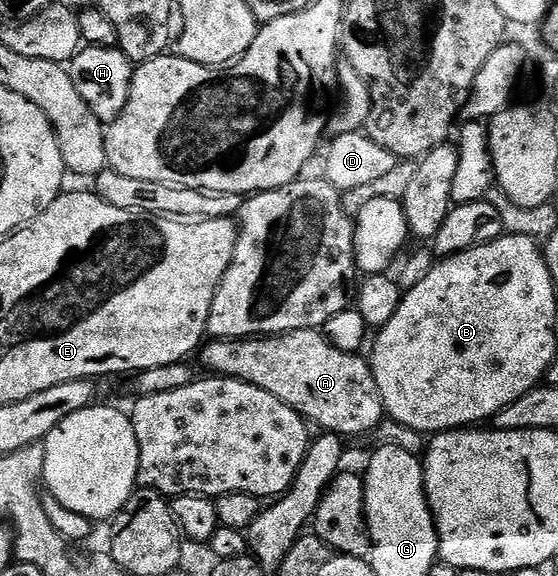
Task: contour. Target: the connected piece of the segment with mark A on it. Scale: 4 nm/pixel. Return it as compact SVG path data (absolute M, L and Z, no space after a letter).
M315 328L283 332L281 336L263 338L241 338L239 340L213 339L199 349L198 357L209 368L209 373L230 376L234 380L245 380L286 402L305 421L314 423L325 433L337 433L341 437L360 436L380 424L380 416L385 415L380 402L380 391L374 382L371 363L355 352L343 352L329 342L323 331Z

